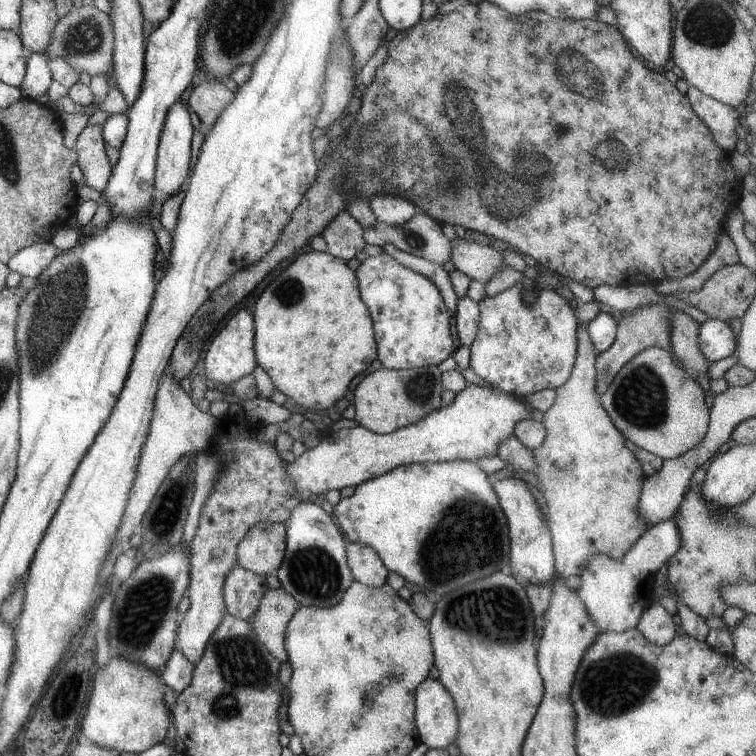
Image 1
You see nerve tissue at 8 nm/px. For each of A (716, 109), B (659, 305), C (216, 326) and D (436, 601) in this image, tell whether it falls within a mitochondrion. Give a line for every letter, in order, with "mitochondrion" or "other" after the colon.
A: other
B: other
C: other
D: other

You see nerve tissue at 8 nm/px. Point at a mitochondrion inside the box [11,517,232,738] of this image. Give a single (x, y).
(154, 597)

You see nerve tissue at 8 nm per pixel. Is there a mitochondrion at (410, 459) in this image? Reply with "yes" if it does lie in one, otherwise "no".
no

